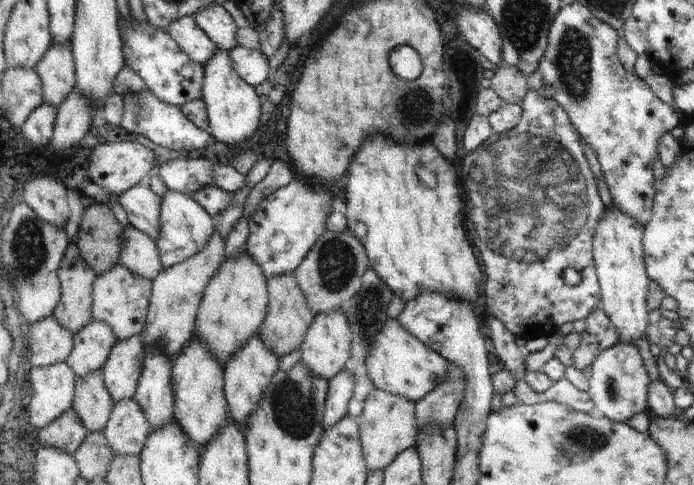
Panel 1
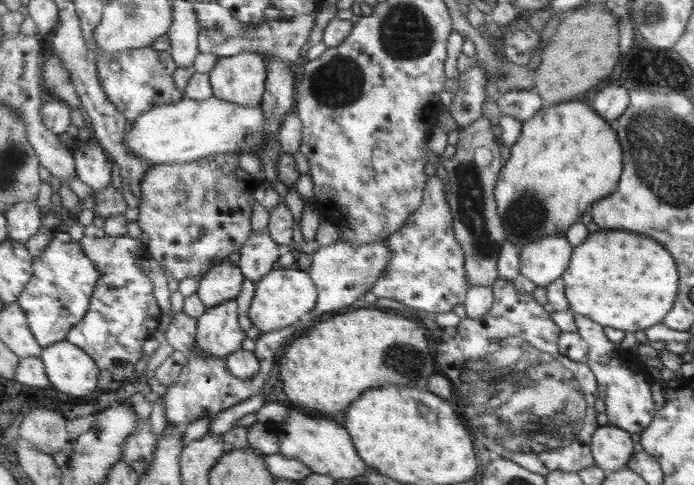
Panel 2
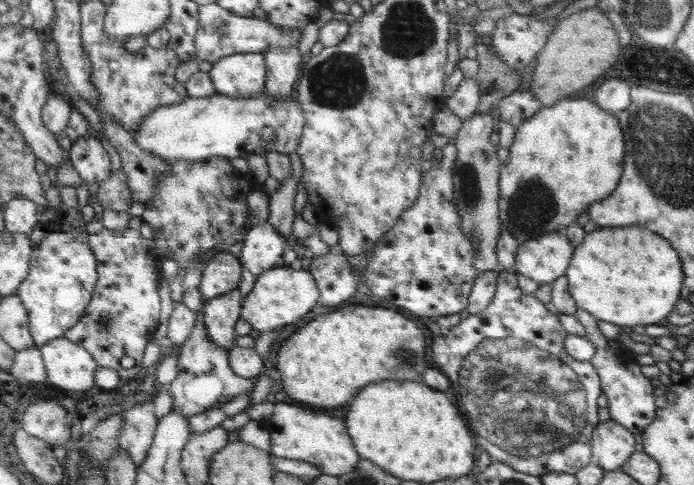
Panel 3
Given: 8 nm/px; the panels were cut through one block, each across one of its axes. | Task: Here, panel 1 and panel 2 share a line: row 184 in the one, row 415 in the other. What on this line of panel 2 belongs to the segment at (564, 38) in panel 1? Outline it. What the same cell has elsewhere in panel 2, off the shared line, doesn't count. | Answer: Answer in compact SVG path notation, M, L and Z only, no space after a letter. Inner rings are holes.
M573 313L577 334L587 344L587 361L585 365L595 377L595 384L599 386L599 399L603 400L605 416L608 425L615 426L629 434L639 434L649 425L655 411L651 398L650 385L645 380L645 374L633 367L632 361L617 344L607 340L600 324L589 317Z

